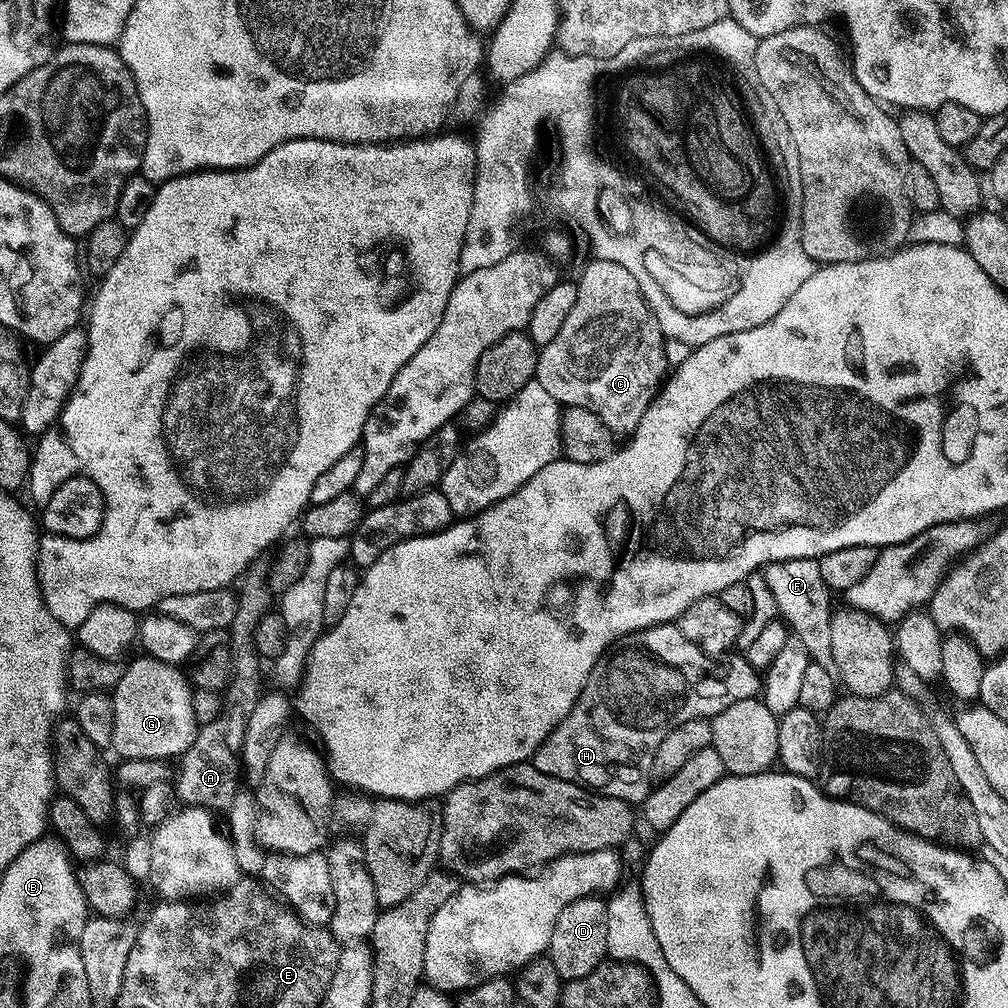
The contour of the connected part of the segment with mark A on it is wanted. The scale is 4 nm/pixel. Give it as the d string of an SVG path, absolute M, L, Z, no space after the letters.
M256 559L249 565L238 581L235 595L236 613L232 624L226 629L232 643L232 677L222 693L222 714L218 714L214 722L206 722L197 727L194 742L179 757L178 771L174 776L174 792L179 803L184 806L199 806L209 810L227 809L238 790L236 779L241 779L242 776L240 751L244 745L246 722L250 718L250 710L254 710L262 695L262 658L254 646L254 630L258 630L258 622L262 622L266 613L274 608L274 597L268 588L268 564L263 559Z

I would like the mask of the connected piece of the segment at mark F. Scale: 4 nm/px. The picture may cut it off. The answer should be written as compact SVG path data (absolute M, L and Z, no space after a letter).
M819 559L779 560L767 565L762 575L766 586L770 586L770 594L774 594L776 611L788 625L788 631L806 650L811 663L823 668L834 669L834 650L830 650L830 622L834 615L828 609L830 590L826 582L822 582Z

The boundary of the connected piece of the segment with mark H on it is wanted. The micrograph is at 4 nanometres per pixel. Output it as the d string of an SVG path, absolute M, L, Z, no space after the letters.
M675 623L656 624L652 628L643 628L641 632L632 632L629 636L619 637L616 643L601 656L600 661L594 666L594 670L590 670L590 678L586 678L586 682L582 686L582 694L578 694L578 702L574 702L570 714L566 714L566 718L562 718L559 726L542 742L539 750L532 755L530 763L538 770L542 770L542 774L550 774L554 778L562 778L571 784L579 784L581 788L599 792L602 796L613 796L619 800L625 800L626 803L633 806L643 805L650 791L652 755L658 746L658 742L662 742L662 738L666 738L666 734L670 734L670 730L674 730L674 726L682 726L682 722L714 717L722 710L726 710L726 706L734 706L734 702L753 699L761 691L762 676L758 669L743 655L731 656L729 655L727 658L713 658L709 656L696 646L694 642L688 641L680 633L680 629Z

